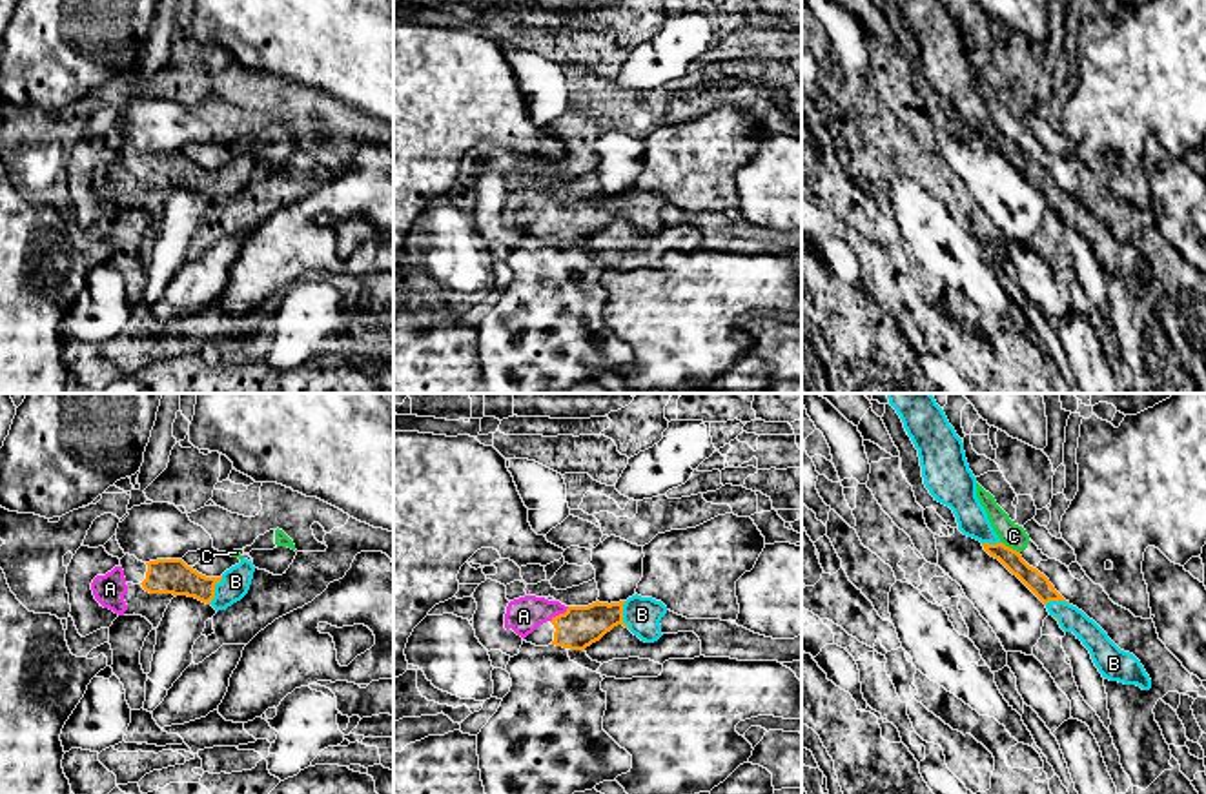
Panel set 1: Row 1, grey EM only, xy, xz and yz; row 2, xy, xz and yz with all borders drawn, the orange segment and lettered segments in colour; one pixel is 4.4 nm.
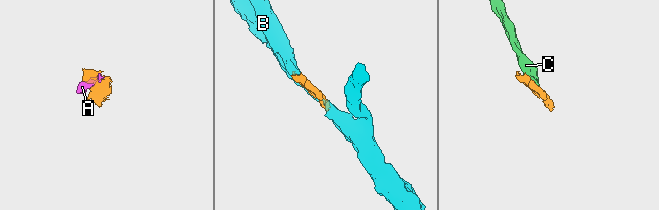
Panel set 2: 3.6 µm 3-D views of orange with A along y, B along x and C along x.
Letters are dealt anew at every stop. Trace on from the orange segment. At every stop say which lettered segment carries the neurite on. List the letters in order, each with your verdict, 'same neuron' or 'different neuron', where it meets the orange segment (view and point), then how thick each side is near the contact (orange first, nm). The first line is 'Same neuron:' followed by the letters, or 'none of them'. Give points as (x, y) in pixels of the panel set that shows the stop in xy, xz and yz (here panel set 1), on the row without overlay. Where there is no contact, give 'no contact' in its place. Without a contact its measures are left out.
Same neuron: A, B
A: same neuron; contact xz (560, 206); calibres 180 and 160 nm
B: same neuron; contact xy (214, 183); calibres 160 and 130 nm
C: different neuron; contact yz (1008, 139); calibres 90 and 110 nm

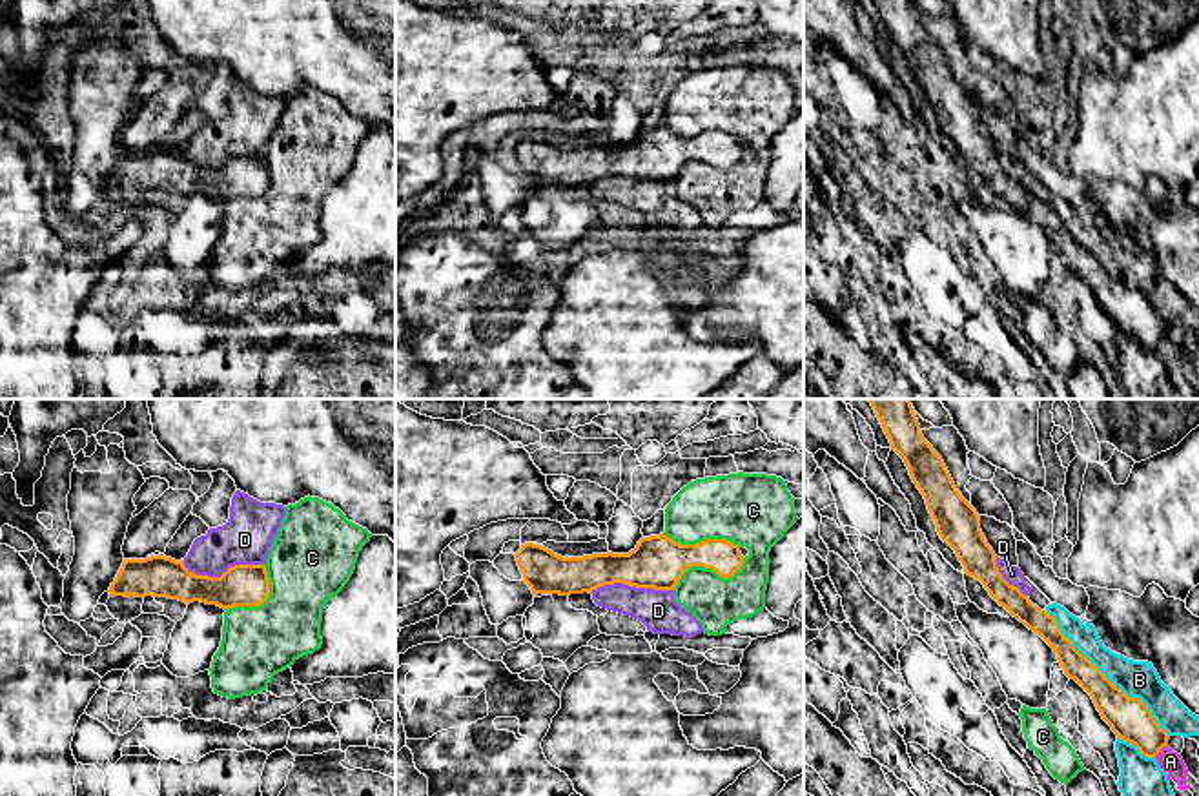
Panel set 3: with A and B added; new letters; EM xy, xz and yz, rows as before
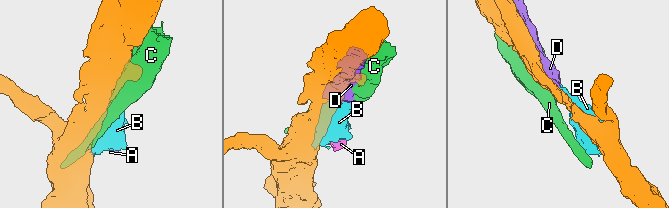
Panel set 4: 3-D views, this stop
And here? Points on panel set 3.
Same neuron: none of them
A: different neuron; contact yz (1159, 341); calibres 180 and 100 nm
B: different neuron; contact yz (1105, 268); calibres 180 and 160 nm
C: different neuron; contact xz (707, 159); calibres 240 and 260 nm
D: different neuron; contact xy (221, 168); calibres 190 and 220 nm

